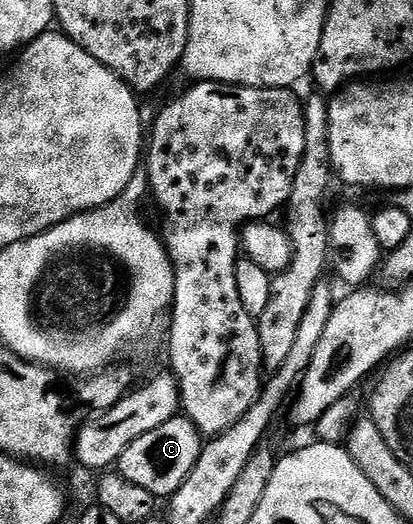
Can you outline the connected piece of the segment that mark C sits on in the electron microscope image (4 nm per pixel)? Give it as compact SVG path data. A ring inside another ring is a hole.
M177 415L170 418L162 427L154 427L146 435L134 439L126 451L122 451L118 462L118 471L130 483L138 483L138 487L146 487L158 499L171 498L172 494L182 487L186 475L198 463L198 455L202 448L202 435L189 417Z

